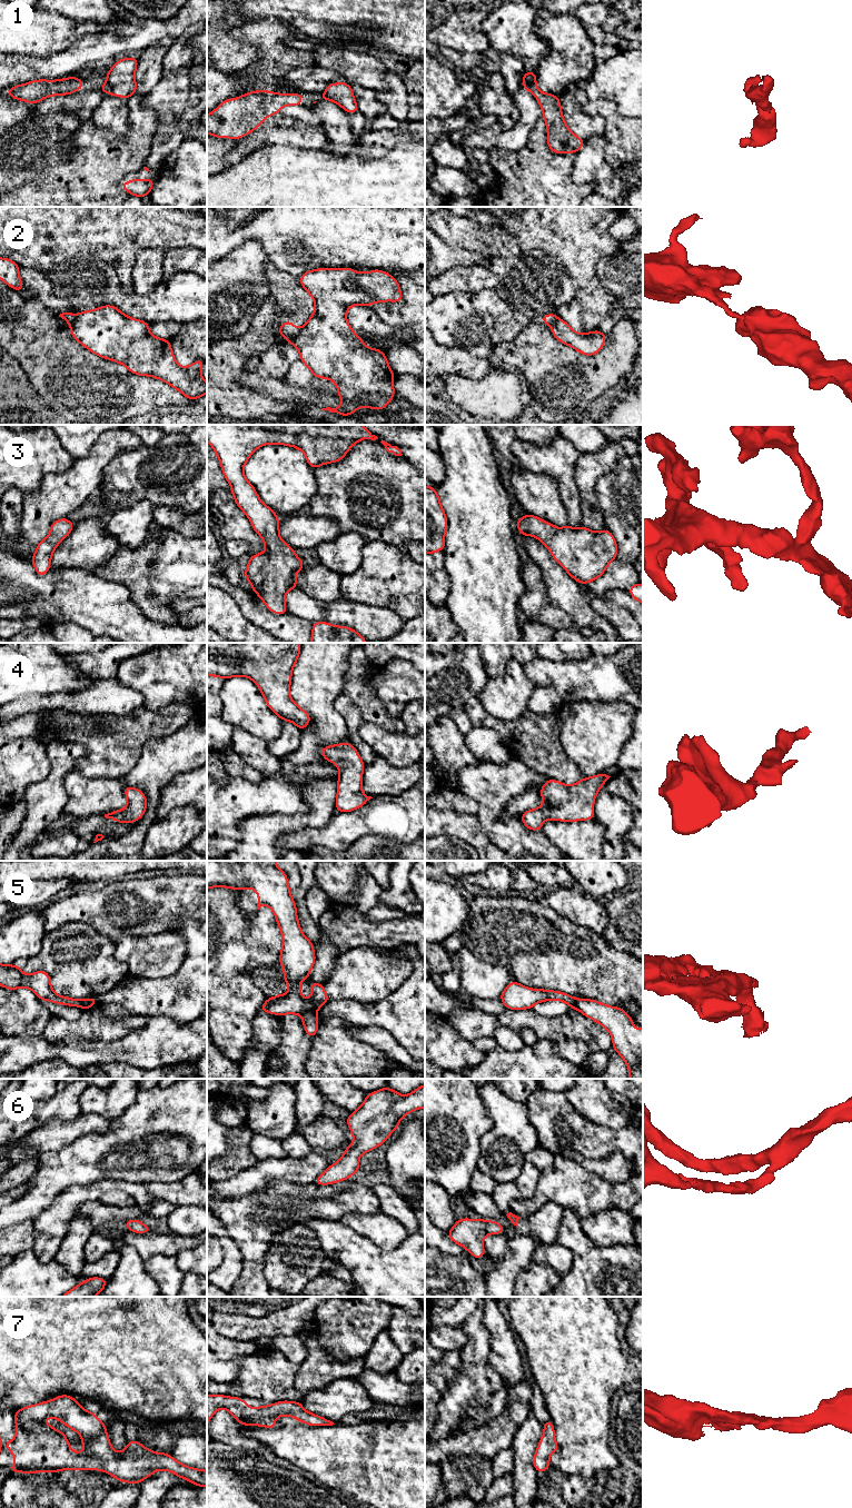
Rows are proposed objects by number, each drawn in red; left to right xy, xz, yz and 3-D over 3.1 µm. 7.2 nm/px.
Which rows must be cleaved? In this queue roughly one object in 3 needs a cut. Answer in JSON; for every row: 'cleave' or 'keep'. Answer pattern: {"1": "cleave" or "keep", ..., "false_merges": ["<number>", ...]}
{"1": "cleave", "2": "cleave", "3": "keep", "4": "keep", "5": "cleave", "6": "keep", "7": "keep", "false_merges": ["1", "2", "5"]}

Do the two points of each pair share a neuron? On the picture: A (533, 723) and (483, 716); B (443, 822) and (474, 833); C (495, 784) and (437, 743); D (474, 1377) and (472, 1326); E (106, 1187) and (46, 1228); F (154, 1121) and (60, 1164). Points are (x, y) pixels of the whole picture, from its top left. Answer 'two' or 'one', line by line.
A: one
B: one
C: two
D: one
E: one
F: one

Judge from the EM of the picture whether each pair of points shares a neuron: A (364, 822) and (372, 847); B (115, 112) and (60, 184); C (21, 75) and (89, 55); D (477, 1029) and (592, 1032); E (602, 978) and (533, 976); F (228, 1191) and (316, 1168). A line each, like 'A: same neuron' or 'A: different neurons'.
A: different neurons
B: different neurons
C: same neuron
D: same neuron
E: same neuron
F: same neuron

